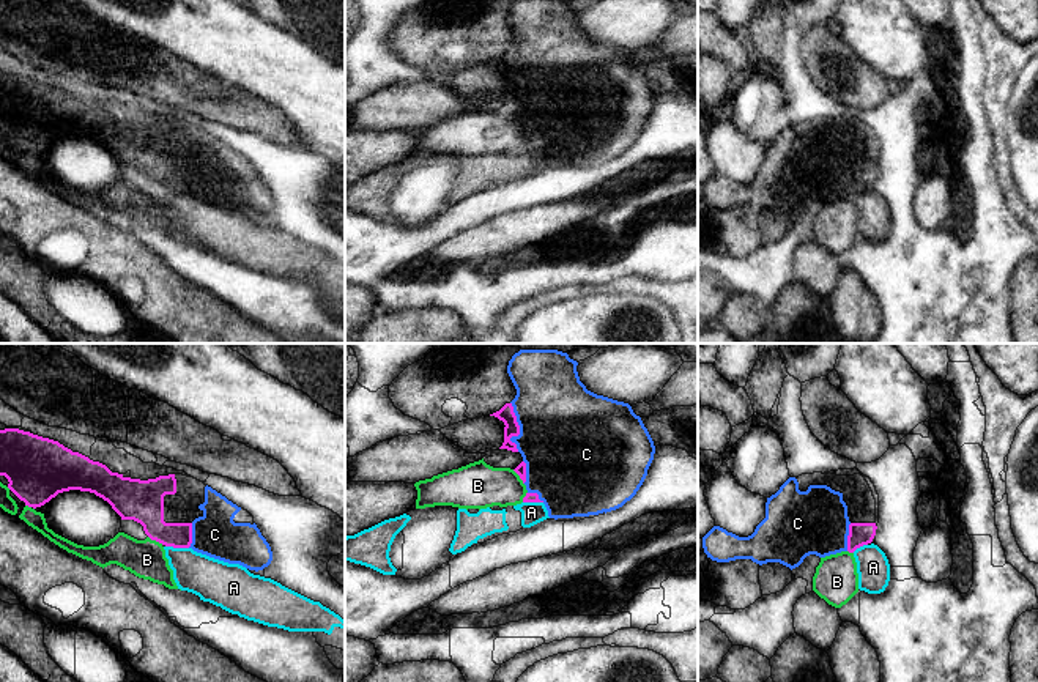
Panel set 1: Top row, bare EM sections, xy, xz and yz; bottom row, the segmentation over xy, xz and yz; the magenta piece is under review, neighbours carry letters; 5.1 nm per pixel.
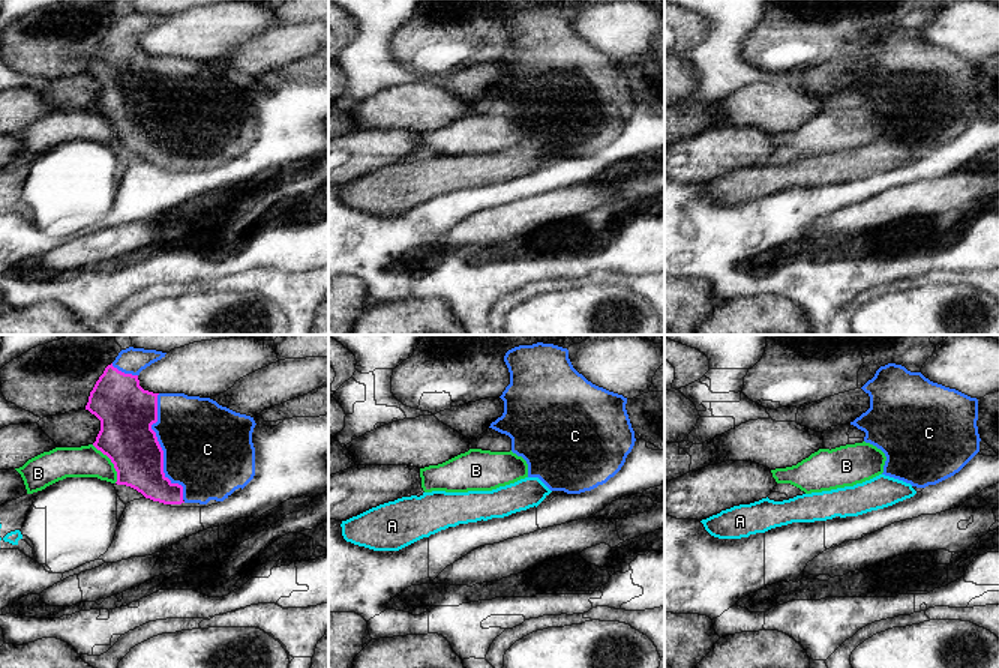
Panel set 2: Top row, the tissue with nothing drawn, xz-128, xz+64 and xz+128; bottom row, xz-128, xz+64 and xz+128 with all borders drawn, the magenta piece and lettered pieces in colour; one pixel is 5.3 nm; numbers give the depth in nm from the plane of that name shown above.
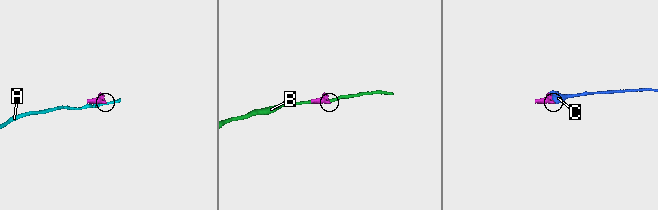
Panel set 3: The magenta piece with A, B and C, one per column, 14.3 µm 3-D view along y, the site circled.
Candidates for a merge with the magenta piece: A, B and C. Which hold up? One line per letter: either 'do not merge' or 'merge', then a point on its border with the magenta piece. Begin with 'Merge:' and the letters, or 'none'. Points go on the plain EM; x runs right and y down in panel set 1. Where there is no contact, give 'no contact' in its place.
Merge: C
A: do not merge | xy (177, 194)
B: do not merge | xy (156, 188)
C: merge | xz (518, 76)

